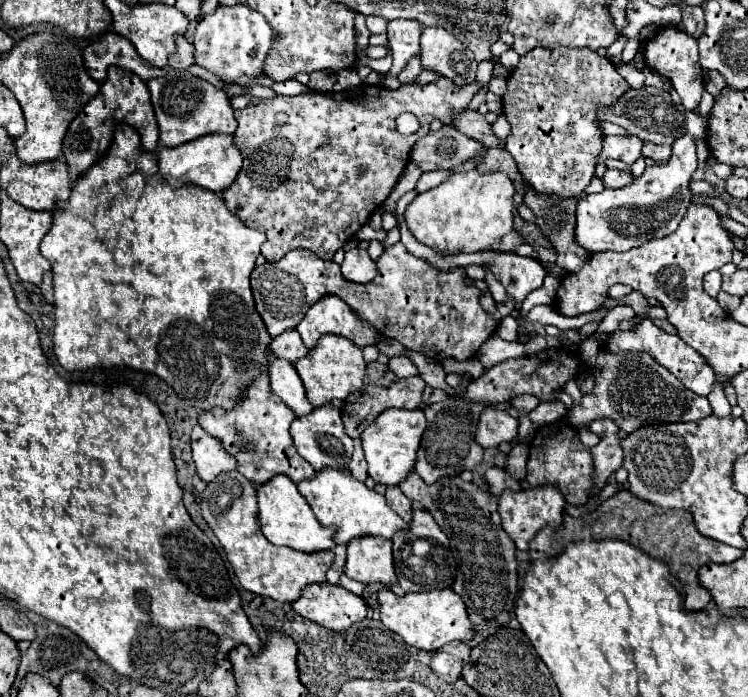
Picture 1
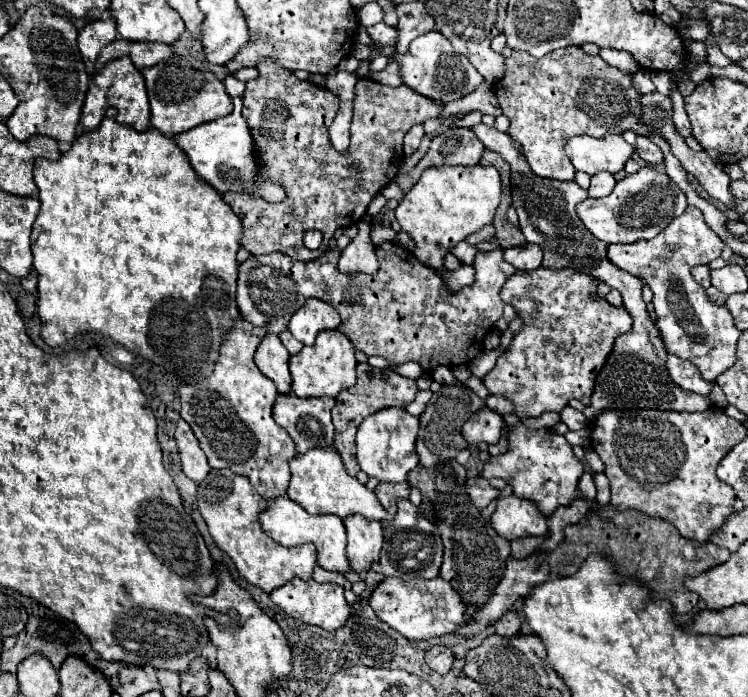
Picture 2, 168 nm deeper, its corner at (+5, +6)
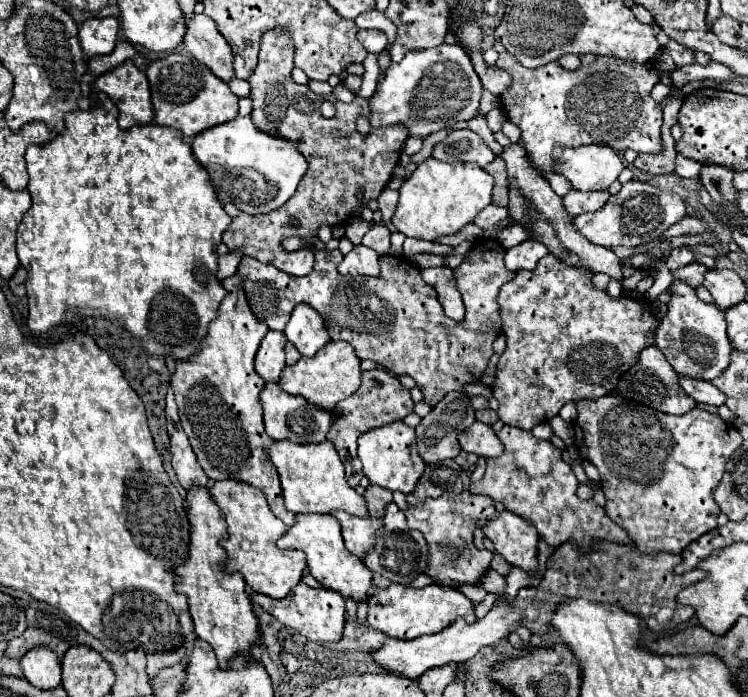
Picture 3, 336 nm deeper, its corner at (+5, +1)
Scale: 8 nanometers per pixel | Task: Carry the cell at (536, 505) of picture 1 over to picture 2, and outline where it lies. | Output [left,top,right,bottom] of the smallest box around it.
[492,496,548,540]

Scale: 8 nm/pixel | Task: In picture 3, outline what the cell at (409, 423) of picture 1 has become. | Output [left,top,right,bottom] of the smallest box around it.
[358,421,426,493]

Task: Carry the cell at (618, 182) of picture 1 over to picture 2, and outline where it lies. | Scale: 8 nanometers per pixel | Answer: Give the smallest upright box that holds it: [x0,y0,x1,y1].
[588,172,616,198]

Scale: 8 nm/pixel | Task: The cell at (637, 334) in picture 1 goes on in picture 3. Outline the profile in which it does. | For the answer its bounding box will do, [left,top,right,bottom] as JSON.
[678,377,726,405]

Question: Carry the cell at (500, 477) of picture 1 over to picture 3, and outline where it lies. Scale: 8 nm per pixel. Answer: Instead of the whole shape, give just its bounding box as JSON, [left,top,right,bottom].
[406,491,494,587]

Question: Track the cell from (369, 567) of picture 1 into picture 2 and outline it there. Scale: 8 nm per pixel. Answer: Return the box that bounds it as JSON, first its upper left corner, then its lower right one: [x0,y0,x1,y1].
[344,514,382,572]

